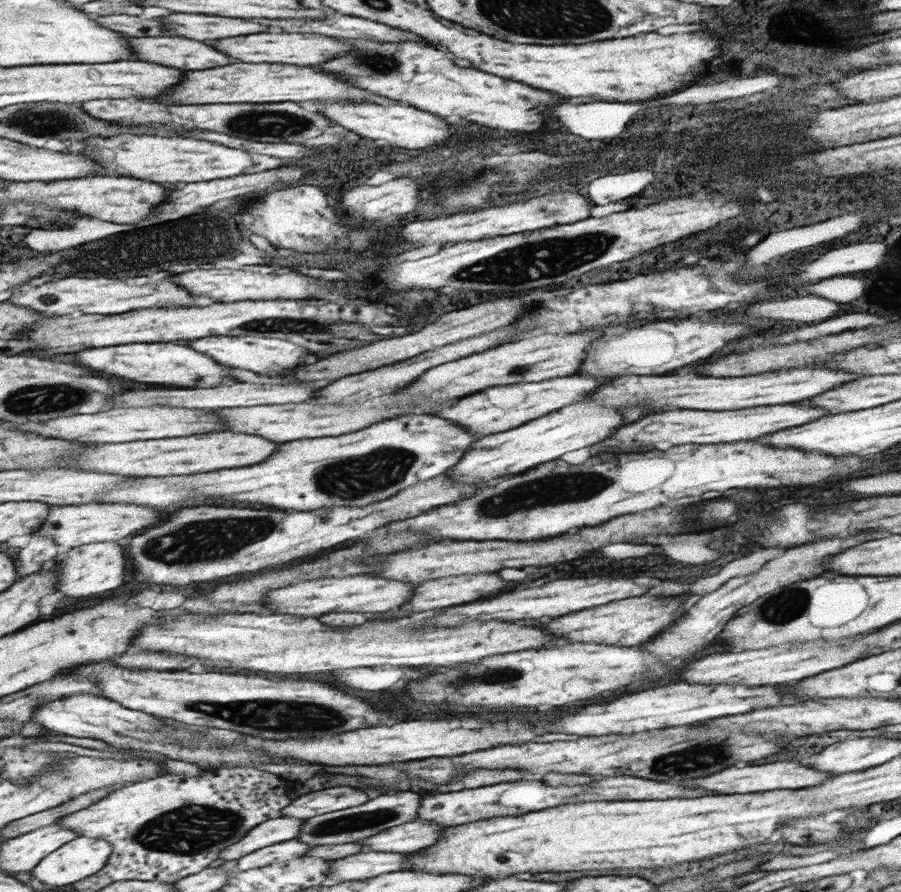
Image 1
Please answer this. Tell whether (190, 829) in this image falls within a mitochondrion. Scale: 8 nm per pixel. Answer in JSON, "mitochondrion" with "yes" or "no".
{"mitochondrion":"yes"}

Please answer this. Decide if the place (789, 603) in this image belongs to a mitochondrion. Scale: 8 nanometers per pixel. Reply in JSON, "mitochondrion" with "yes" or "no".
{"mitochondrion":"yes"}

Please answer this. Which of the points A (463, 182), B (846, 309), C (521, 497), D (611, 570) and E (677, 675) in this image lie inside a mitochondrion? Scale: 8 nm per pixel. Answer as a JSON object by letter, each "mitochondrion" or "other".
{"A":"mitochondrion","B":"other","C":"mitochondrion","D":"other","E":"other"}

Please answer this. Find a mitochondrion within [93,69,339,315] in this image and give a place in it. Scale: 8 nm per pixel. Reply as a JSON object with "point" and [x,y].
{"point":[261,124]}

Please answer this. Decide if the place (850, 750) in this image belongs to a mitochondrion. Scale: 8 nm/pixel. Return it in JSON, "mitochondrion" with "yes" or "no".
{"mitochondrion":"no"}

